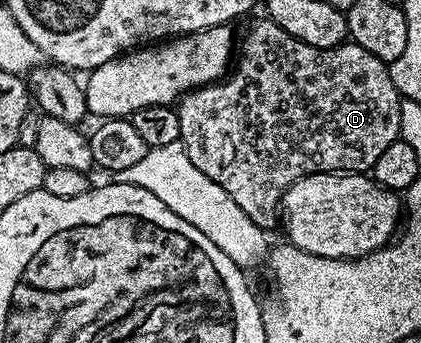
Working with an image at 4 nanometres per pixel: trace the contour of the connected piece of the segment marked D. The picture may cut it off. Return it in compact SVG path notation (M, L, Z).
M271 19L263 20L254 22L245 31L244 38L241 41L239 38L238 52L227 76L223 80L204 85L201 89L192 89L189 93L185 93L175 106L175 111L178 123L182 123L179 140L184 144L186 155L190 155L190 163L194 163L194 167L198 167L198 171L202 171L206 179L214 179L214 183L218 183L222 191L226 191L226 195L230 195L230 199L234 199L234 203L238 203L238 207L242 207L242 211L250 215L250 219L259 229L271 231L275 225L277 228L278 218L282 213L284 193L298 179L315 173L367 174L372 170L374 163L378 163L379 157L382 156L382 151L386 151L386 147L390 147L390 143L394 143L400 136L402 98L394 87L394 79L390 79L388 65L382 59L378 59L378 55L370 55L366 47L345 43L333 49L315 49L310 47L310 43L302 43L302 39L294 39L294 35L282 31L282 27L278 27L278 23L274 23Z

